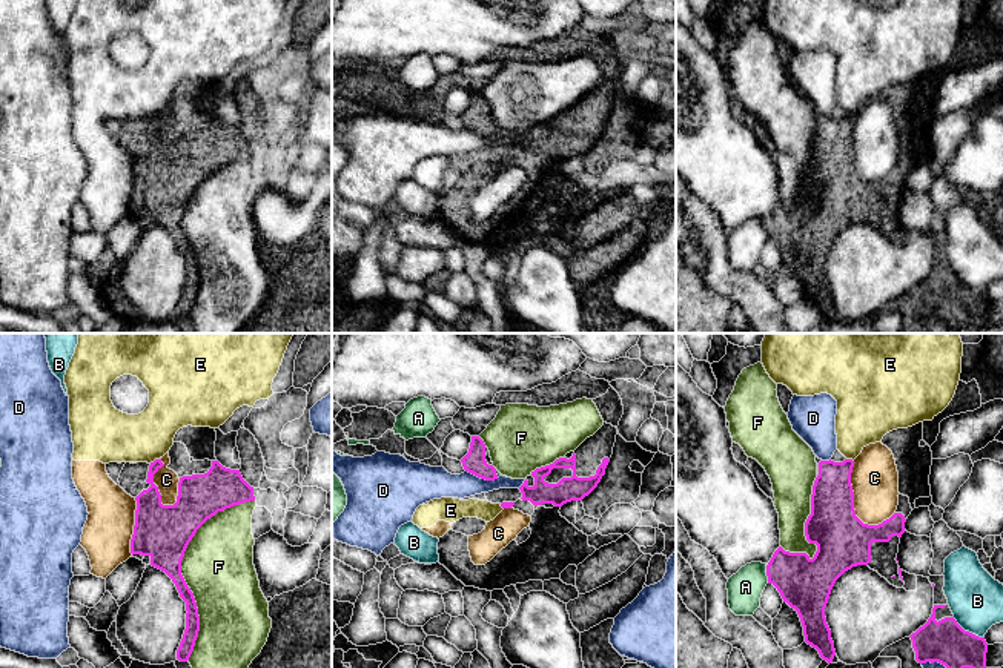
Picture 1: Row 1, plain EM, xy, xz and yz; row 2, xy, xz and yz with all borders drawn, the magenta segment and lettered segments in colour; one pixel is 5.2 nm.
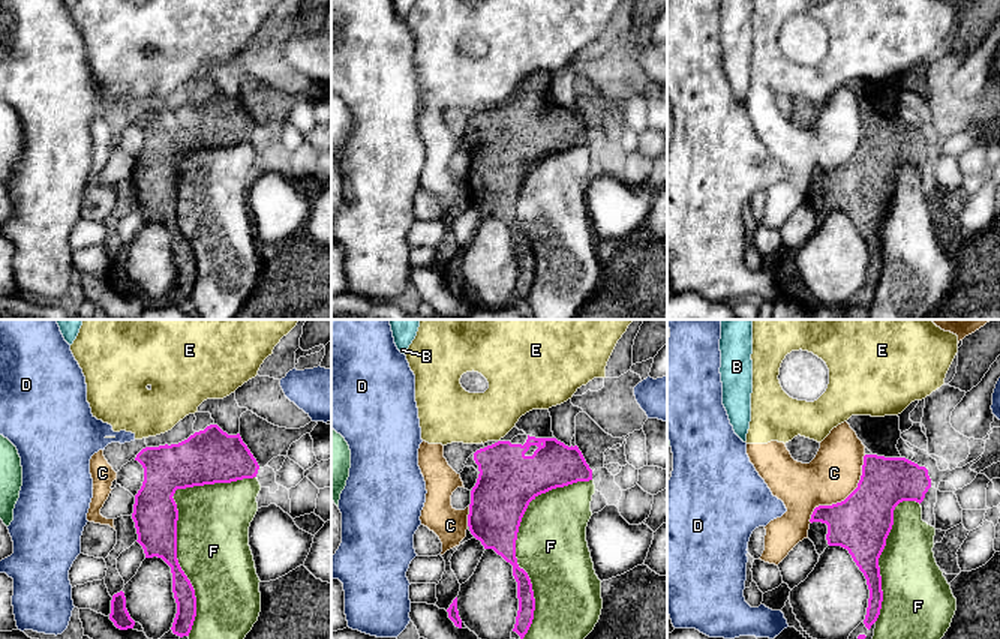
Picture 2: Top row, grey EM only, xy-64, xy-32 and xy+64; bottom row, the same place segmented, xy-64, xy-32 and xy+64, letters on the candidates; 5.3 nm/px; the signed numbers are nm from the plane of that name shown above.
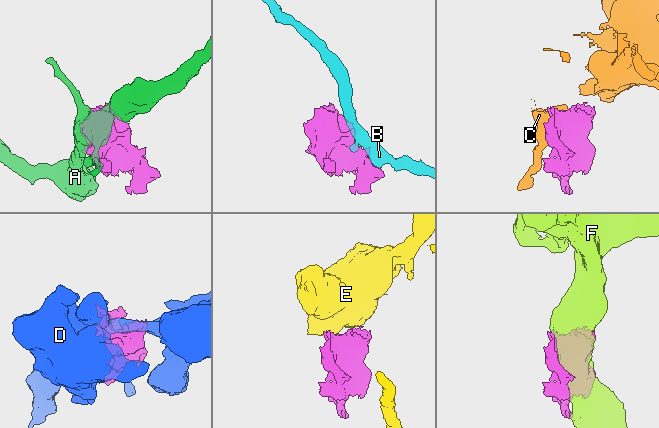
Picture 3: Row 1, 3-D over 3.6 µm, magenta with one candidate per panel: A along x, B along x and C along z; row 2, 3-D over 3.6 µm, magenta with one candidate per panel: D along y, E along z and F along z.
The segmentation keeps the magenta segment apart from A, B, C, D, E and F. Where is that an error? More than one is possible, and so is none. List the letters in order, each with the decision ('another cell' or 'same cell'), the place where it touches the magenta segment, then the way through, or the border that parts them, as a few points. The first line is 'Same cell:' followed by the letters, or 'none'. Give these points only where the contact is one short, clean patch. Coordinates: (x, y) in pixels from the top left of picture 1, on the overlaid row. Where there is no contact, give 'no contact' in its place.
Same cell: none
A: another cell; contact yz (767, 575)
B: another cell; contact yz (968, 631); border yz (953, 618), (965, 630), (982, 638)
C: another cell; contact yz (853, 499)
D: another cell; contact xz (483, 478)
E: another cell; contact xy (155, 459); border xy (158, 458), (149, 462)
F: another cell; contact xy (180, 567)

